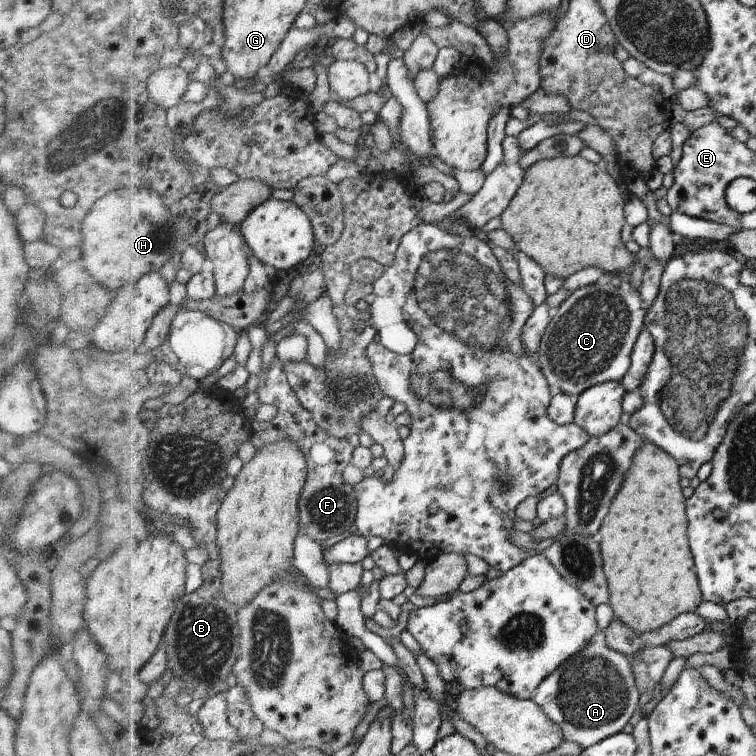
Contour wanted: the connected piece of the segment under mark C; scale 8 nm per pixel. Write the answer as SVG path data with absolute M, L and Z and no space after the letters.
M604 273L594 284L576 289L570 298L557 308L554 317L546 326L536 356L545 378L557 392L580 395L580 392L584 393L591 386L608 381L622 381L632 368L633 346L644 328L648 311L639 292L634 292L626 284L614 287L609 282L610 278L610 274Z

